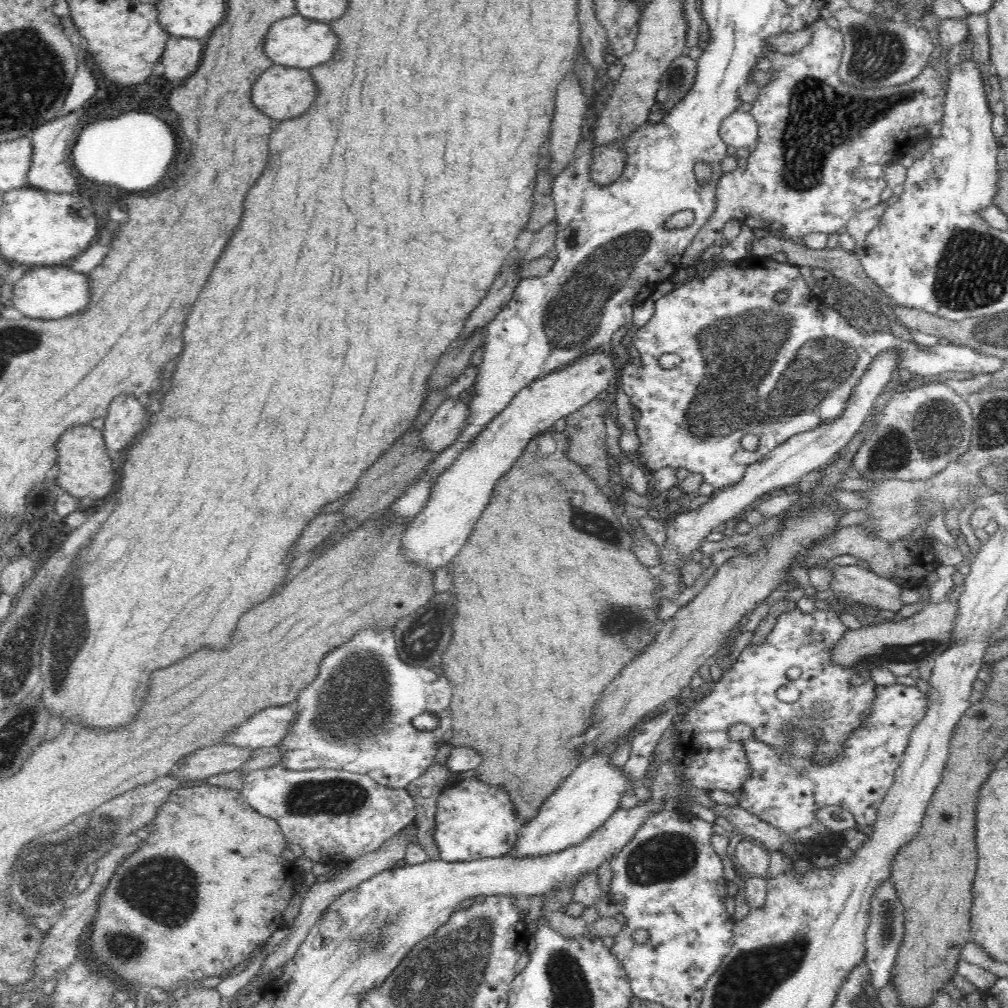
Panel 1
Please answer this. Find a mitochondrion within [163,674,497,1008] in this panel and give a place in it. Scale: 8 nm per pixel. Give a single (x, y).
(378, 926)

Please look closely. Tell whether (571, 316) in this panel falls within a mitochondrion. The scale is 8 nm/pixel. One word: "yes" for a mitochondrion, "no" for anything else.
yes

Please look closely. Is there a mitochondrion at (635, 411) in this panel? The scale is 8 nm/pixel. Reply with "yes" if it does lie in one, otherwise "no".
no

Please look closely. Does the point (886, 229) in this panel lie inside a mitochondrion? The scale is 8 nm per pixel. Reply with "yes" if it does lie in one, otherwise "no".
no

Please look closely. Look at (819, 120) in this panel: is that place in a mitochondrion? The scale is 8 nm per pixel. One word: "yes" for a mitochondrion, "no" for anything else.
yes

